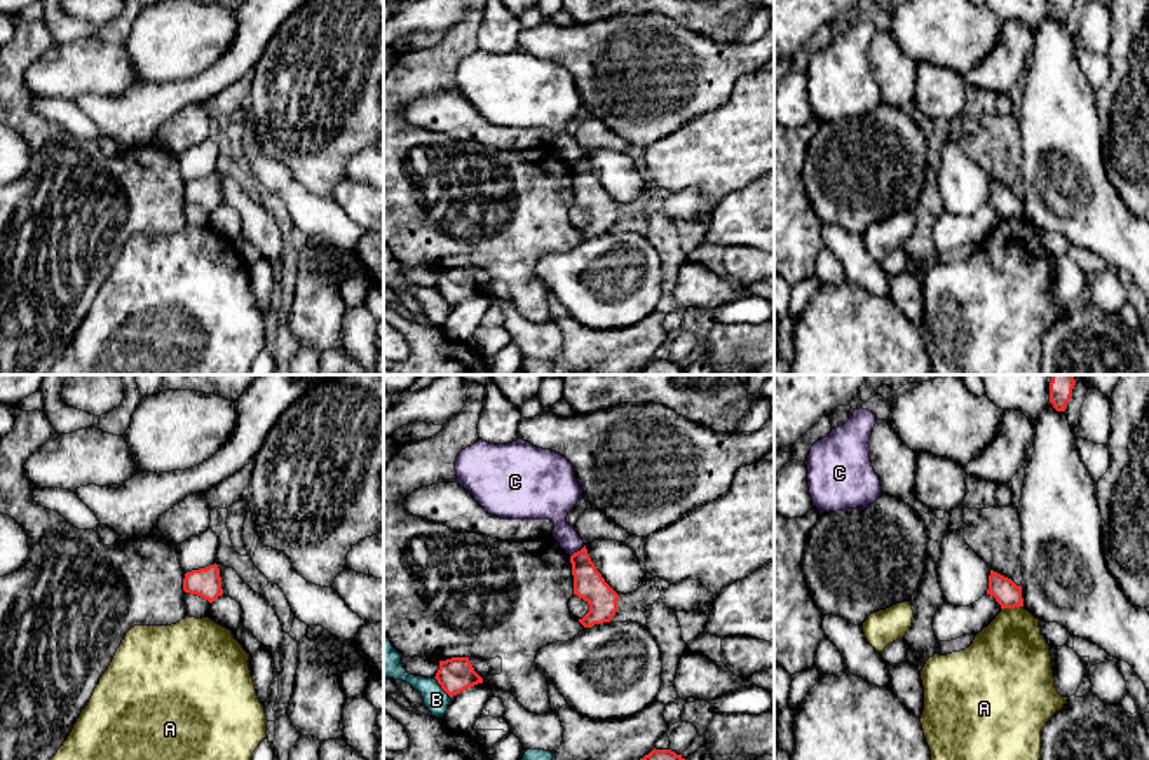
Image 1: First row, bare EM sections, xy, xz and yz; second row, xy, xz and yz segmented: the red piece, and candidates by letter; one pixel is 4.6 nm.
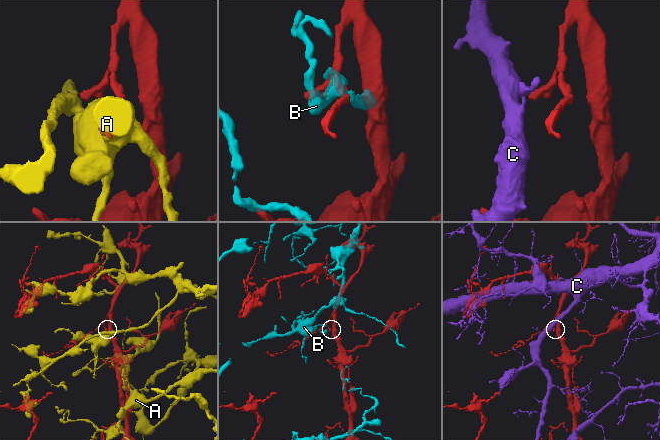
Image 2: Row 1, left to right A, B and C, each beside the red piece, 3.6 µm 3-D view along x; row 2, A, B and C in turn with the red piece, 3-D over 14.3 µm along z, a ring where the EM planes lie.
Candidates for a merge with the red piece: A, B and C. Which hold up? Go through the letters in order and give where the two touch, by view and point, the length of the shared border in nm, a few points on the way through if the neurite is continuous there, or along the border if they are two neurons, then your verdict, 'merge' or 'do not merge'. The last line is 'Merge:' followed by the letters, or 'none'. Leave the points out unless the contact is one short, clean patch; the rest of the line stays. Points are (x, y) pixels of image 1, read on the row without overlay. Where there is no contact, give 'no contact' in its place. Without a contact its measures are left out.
A: meets red in yz at (1012, 217); contact 110 nm long; do not merge
B: meets red in xz at (441, 297); contact 130 nm long; do not merge
C: meets red in xz at (577, 161); contact 90 nm long; do not merge
Merge: none

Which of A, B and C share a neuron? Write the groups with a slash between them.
A / B / C

